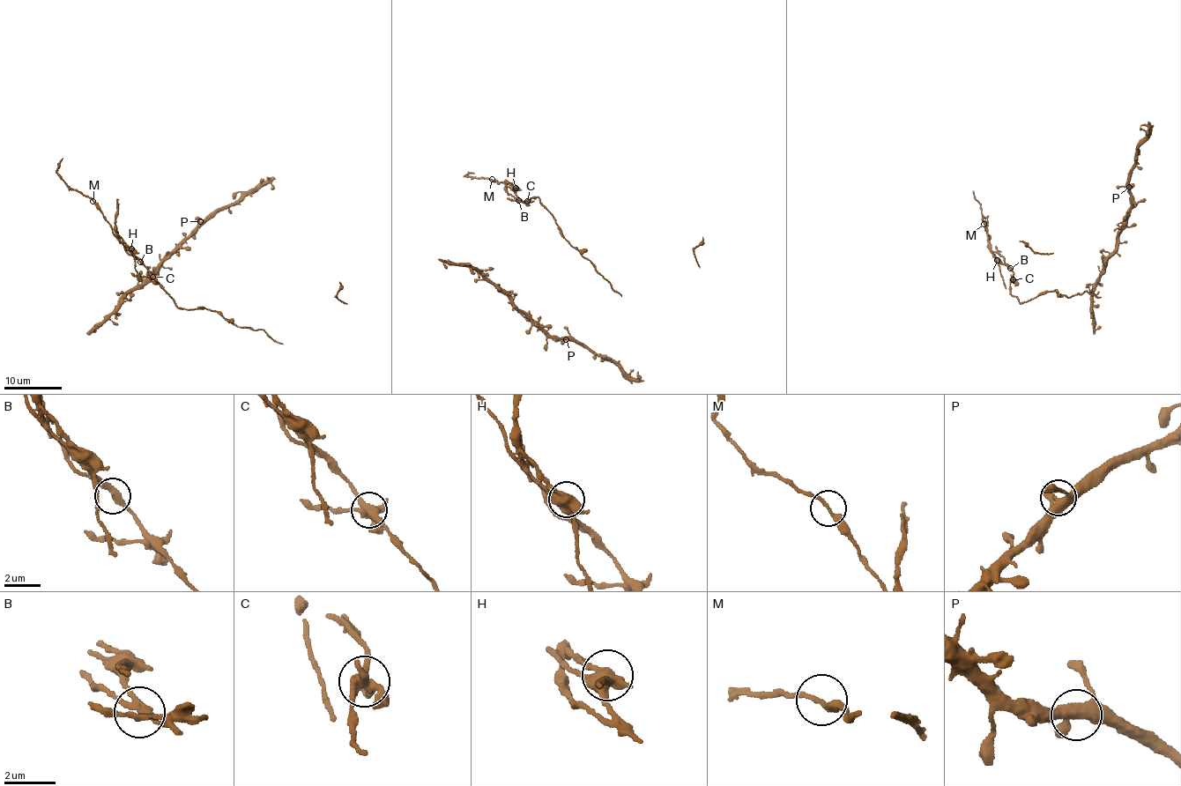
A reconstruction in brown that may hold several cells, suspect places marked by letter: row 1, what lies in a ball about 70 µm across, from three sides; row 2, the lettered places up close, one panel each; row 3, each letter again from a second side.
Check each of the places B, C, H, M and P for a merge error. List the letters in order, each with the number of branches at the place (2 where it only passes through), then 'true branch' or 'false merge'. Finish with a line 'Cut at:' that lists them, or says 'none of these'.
B: 2 | false merge
C: 4 | false merge
H: 4 | false merge
M: 2 | true branch
P: 4 | true branch
Cut at: B, C, H

